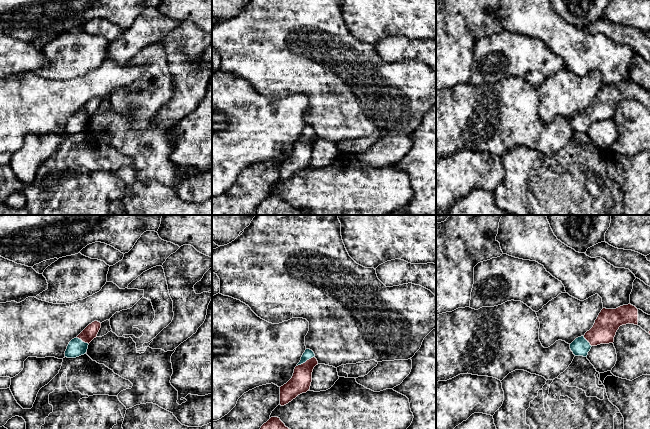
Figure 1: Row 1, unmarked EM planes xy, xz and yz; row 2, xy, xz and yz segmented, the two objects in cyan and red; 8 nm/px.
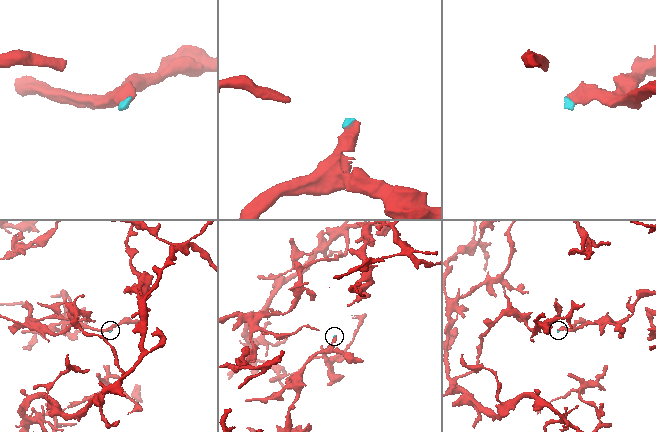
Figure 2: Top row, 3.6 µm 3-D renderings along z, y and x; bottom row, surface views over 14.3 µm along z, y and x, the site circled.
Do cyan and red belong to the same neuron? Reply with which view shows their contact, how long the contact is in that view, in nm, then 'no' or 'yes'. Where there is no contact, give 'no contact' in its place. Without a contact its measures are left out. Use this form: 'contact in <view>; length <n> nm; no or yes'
contact in xz; length 170 nm; yes

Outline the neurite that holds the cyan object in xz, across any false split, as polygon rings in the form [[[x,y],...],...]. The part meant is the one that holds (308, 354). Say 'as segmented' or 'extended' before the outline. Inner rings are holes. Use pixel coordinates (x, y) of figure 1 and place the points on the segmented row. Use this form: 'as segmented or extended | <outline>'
extended | [[[306,349],[300,362],[294,369],[292,378],[280,387],[280,405],[284,406],[298,395],[309,391],[312,382],[312,372],[318,365],[312,350]]]

